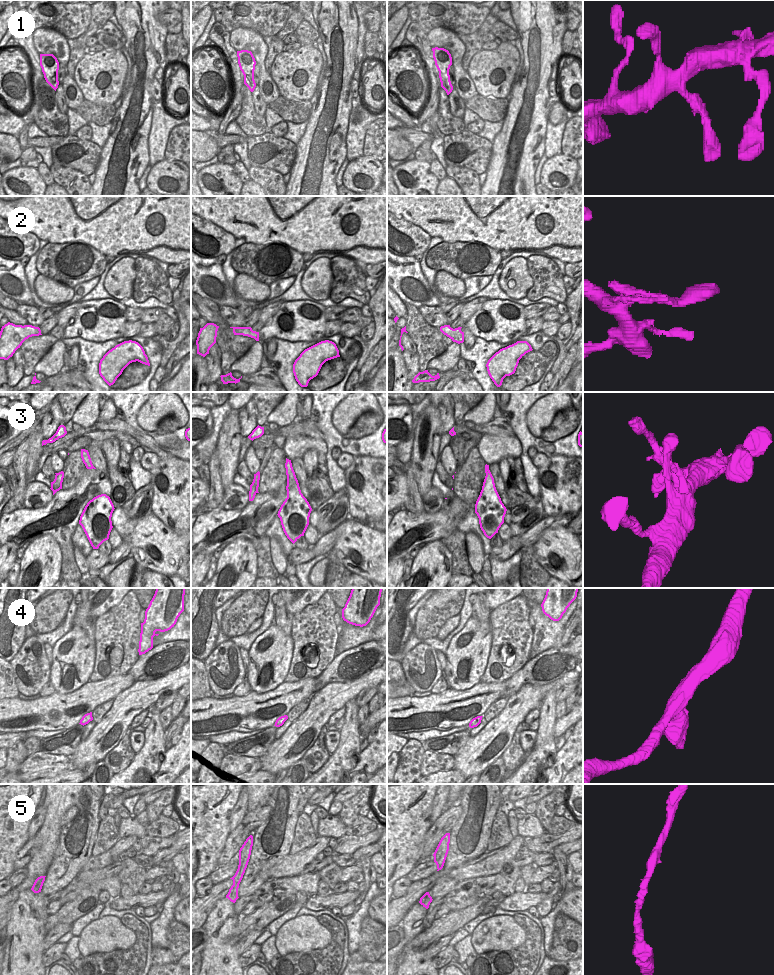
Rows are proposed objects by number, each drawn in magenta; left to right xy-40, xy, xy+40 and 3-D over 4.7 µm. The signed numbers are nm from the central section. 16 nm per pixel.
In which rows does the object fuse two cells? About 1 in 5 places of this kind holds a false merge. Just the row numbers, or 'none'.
3

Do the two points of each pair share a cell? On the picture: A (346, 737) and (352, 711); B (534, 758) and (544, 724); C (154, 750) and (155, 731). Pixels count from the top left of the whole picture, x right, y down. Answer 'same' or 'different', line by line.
A: same
B: same
C: same

